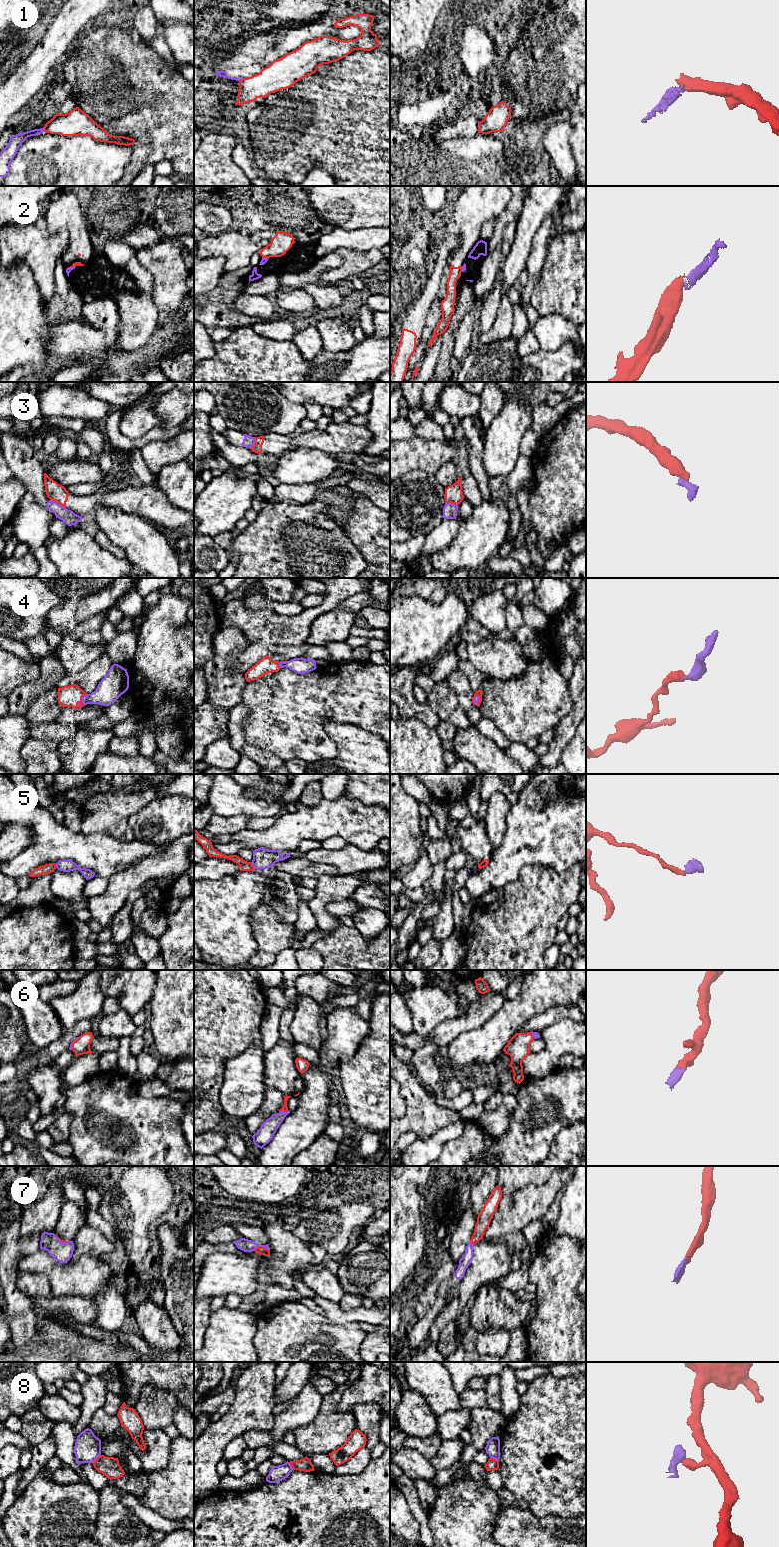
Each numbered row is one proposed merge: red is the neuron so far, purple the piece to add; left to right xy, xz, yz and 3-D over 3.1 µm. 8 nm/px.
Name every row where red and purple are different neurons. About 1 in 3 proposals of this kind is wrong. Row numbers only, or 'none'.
1, 2, 3, 5, 8

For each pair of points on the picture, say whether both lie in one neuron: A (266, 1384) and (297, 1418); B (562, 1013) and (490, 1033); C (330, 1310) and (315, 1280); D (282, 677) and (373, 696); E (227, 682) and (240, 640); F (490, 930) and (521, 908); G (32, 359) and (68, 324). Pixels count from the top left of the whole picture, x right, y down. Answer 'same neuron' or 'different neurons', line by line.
A: different neurons
B: different neurons
C: different neurons
D: same neuron
E: same neuron
F: same neuron
G: different neurons

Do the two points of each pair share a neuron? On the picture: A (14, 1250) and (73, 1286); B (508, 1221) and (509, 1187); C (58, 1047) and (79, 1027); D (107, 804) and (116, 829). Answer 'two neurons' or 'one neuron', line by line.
A: two neurons
B: two neurons
C: one neuron
D: one neuron

